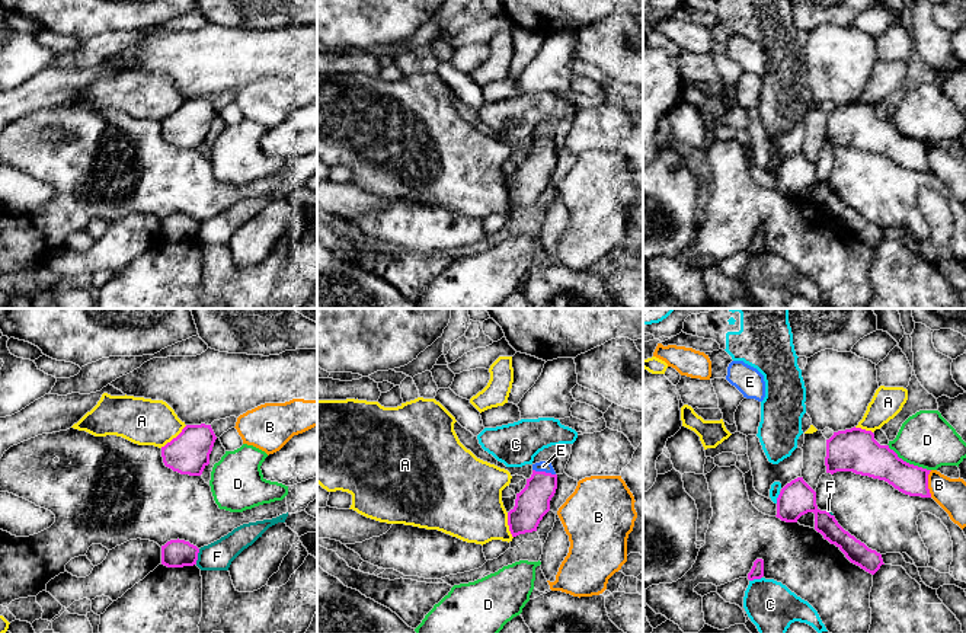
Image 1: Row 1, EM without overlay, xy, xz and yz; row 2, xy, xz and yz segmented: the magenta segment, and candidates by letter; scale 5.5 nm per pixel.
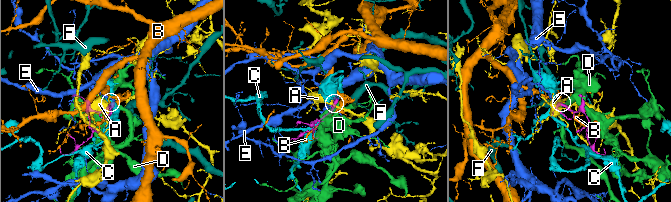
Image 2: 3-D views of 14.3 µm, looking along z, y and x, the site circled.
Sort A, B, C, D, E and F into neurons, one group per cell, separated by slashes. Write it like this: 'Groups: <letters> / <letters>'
Groups: A / B / C / D / E / F

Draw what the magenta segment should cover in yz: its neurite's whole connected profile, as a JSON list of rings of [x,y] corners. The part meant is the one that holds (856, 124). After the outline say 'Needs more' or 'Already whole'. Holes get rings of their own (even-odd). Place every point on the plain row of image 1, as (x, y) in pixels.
[[[851,102],[834,106],[826,114],[826,147],[853,146],[885,154],[909,170],[931,172],[928,148],[931,144],[909,138],[889,119],[880,119],[871,105]]]. Already whole

